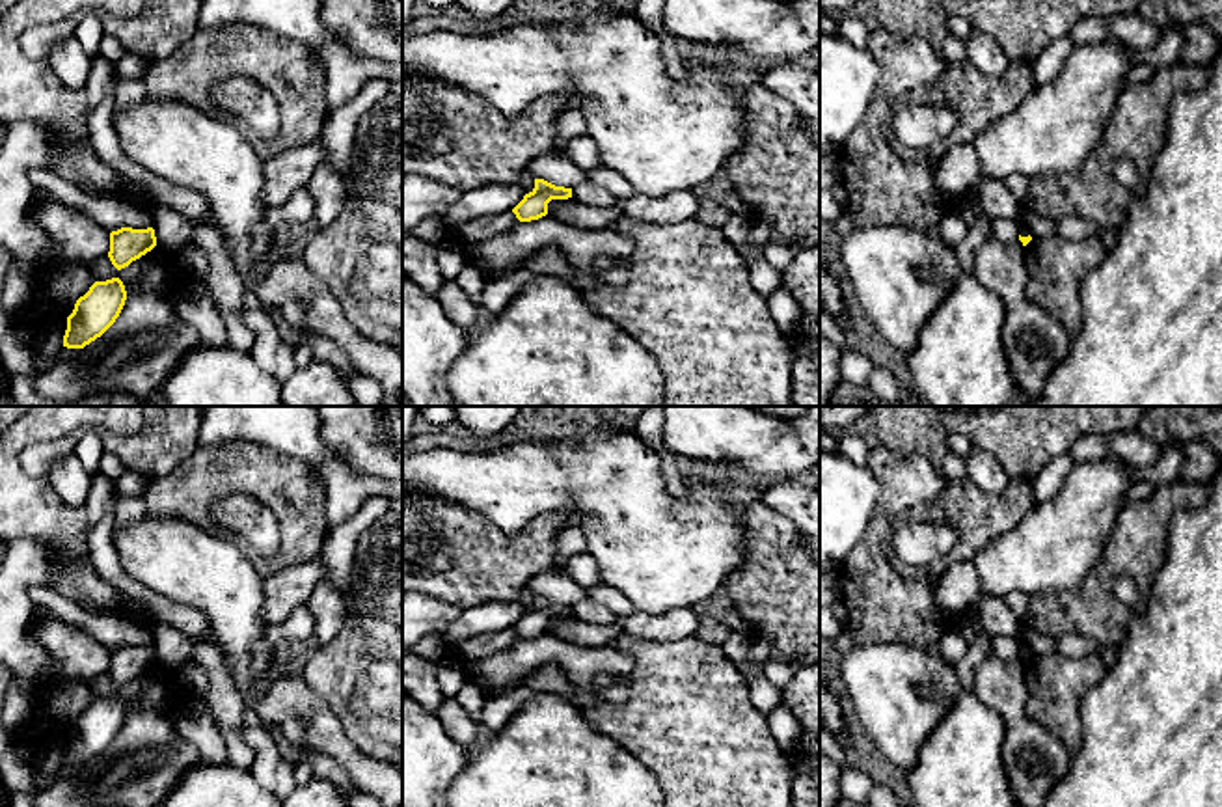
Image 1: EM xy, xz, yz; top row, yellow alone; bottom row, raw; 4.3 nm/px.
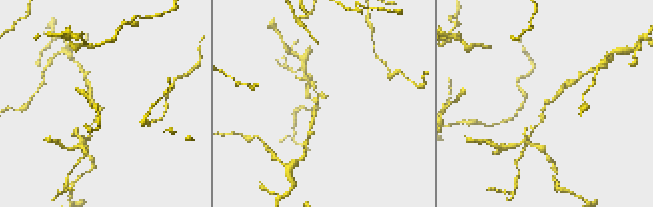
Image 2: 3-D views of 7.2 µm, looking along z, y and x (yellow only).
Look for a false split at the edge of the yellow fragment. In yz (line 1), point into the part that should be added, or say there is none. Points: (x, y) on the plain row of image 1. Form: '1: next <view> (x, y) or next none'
1: next none

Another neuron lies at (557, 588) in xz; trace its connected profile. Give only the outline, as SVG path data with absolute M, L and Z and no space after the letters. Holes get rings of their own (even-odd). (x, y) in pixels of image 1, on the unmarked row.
M542 572L535 576L527 589L533 596L544 596L555 604L574 606L585 598L585 589L568 574Z

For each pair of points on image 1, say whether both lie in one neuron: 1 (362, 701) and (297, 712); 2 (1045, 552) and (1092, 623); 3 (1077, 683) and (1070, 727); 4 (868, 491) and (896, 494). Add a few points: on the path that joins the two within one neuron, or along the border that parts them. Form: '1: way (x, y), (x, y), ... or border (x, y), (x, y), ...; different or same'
1: border (298, 671), (353, 740); different
2: border (1099, 556), (1075, 586), (1036, 591), (1031, 597); different
3: way (1070, 694), (1070, 716); same
4: border (868, 466), (878, 479), (882, 496), (865, 533); different

